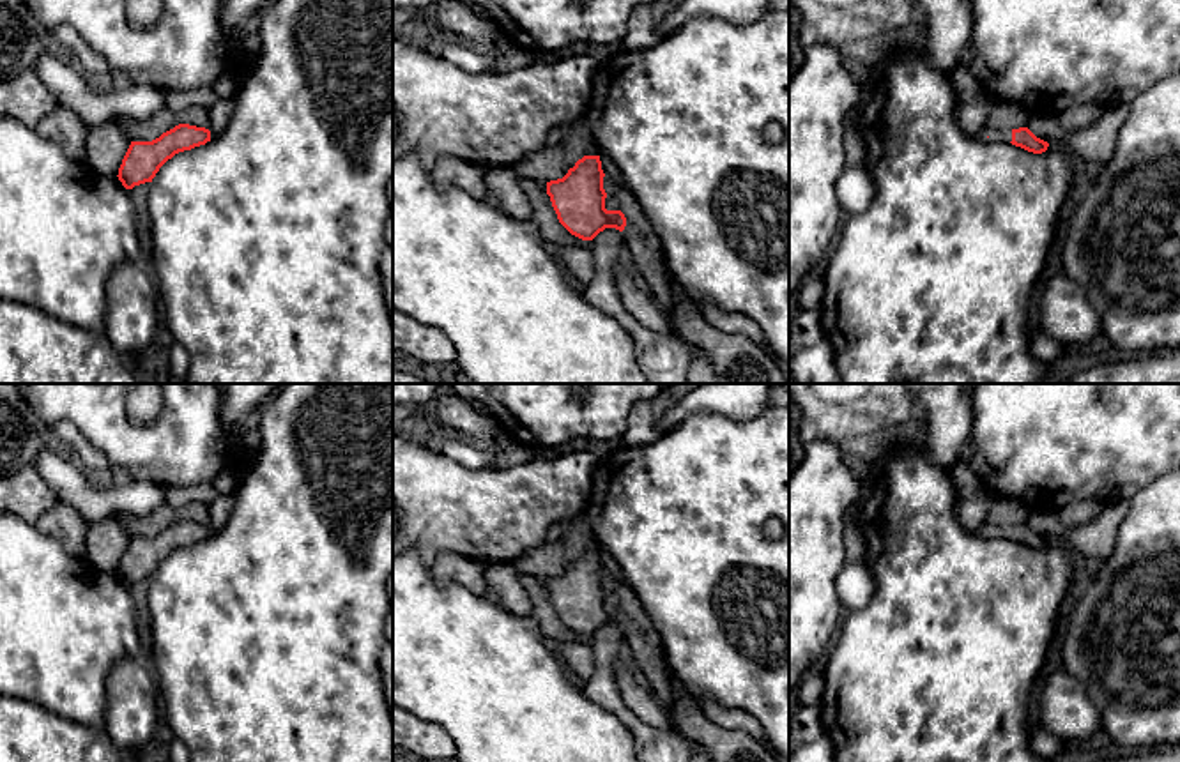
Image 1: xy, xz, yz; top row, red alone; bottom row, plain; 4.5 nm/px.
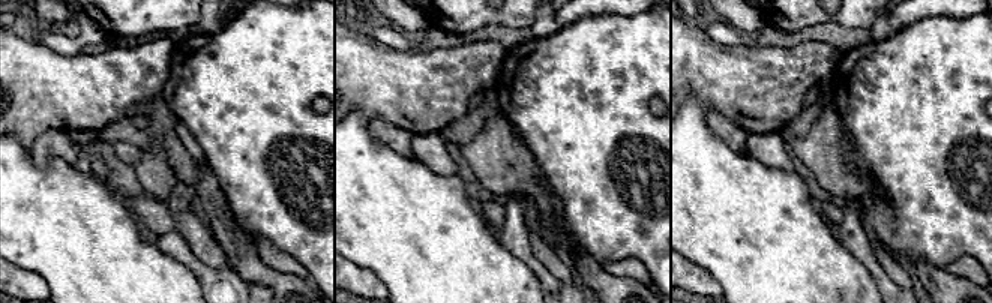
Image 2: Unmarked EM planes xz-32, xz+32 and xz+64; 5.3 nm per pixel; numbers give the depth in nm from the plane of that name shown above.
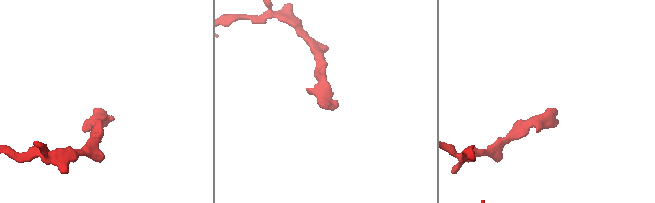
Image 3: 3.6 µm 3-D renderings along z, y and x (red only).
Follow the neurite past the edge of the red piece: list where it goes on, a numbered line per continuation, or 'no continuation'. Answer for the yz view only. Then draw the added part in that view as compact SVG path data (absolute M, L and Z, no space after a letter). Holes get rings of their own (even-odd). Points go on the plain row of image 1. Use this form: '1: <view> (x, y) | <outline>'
1: yz (995, 531) | M984 523L977 529L977 534L989 539L1010 539L1012 527Z

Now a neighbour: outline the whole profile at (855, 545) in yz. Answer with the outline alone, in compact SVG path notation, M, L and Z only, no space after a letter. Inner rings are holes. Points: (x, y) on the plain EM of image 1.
M847 518L844 525L846 564L865 562L867 545L854 518Z

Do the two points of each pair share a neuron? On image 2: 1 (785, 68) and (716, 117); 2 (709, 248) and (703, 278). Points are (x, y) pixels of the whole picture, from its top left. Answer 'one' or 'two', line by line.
1: two
2: two

